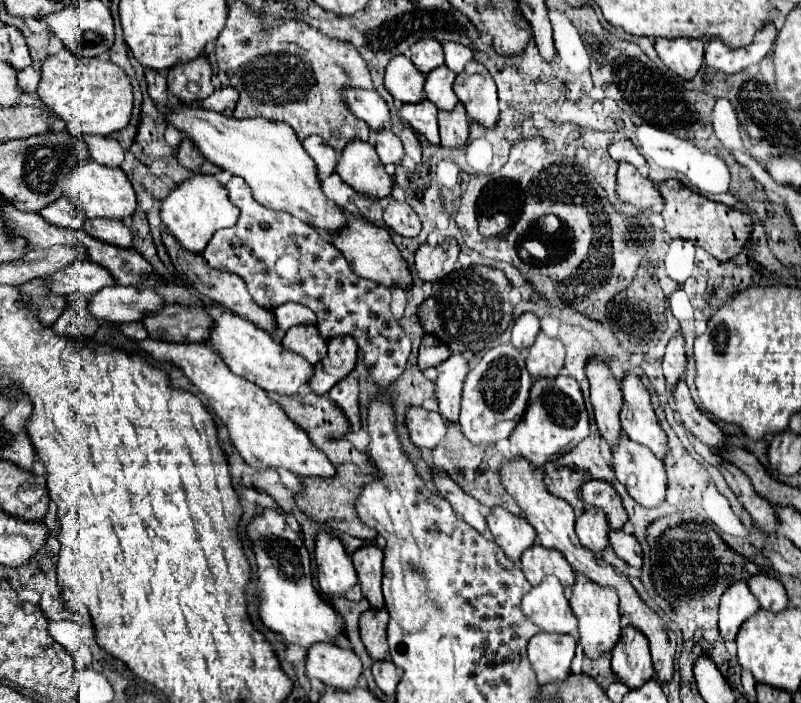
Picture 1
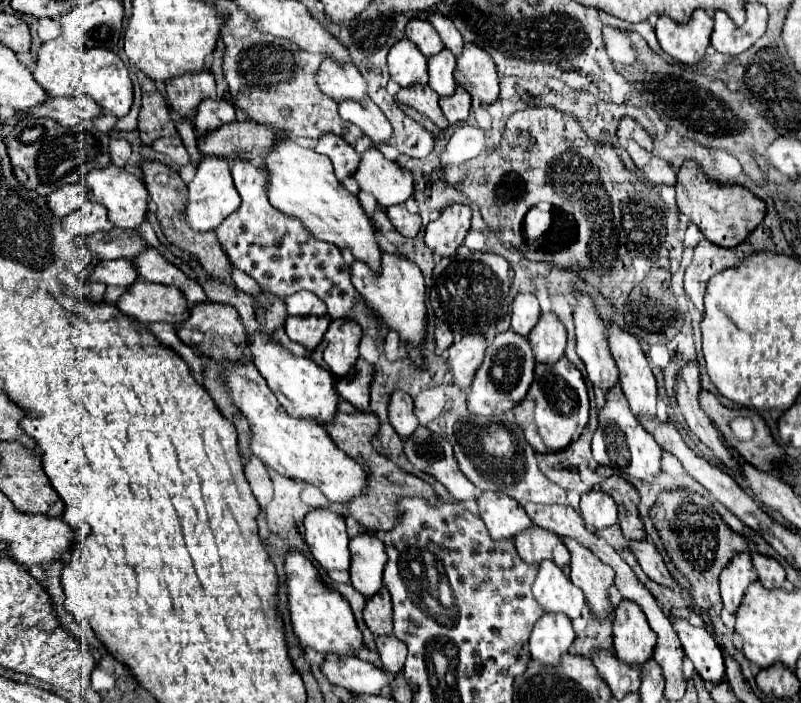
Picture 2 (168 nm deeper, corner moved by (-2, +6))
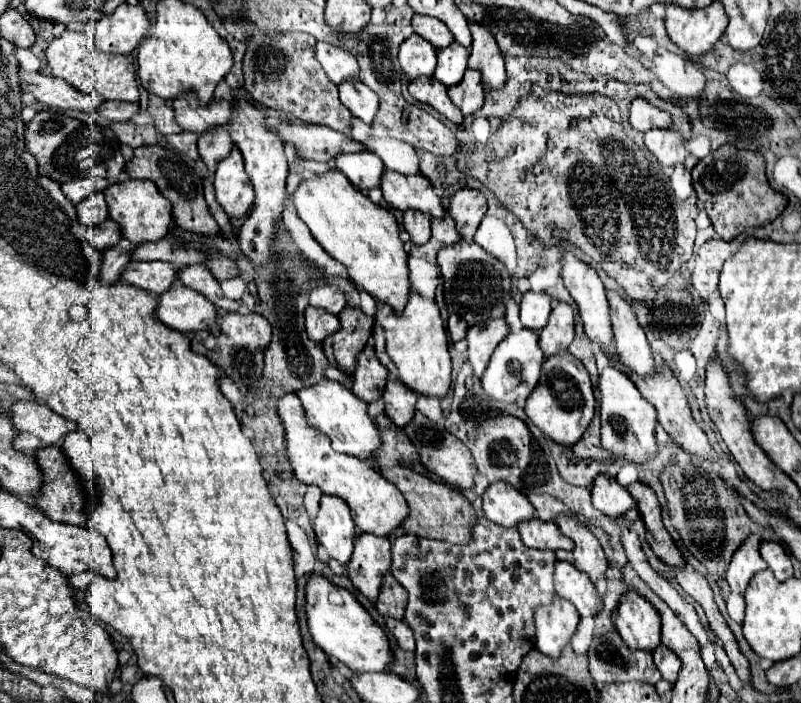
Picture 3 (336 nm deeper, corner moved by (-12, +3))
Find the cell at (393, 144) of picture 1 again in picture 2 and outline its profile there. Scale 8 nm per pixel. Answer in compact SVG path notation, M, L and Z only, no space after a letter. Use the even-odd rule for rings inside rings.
M346 98L344 102L338 102L338 110L344 120L362 128L362 132L372 138L374 144L386 142L392 134L390 122L370 98L364 98L364 102L352 102Z

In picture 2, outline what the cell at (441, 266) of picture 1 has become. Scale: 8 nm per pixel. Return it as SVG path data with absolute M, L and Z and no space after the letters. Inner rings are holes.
M450 204L442 210L440 218L426 226L426 244L434 254L452 256L456 248L464 242L470 230L472 210L466 204Z

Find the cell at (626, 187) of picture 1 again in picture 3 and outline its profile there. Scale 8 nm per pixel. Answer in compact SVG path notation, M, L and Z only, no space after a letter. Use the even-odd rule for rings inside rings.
M652 129L650 133L644 135L644 145L658 159L662 167L684 165L686 169L692 169L698 163L698 159L694 159L684 149L684 139L674 131Z

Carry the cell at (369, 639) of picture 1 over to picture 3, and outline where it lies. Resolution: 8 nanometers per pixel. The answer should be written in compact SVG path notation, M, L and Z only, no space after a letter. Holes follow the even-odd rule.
M388 573L382 583L382 593L376 599L376 609L380 615L388 615L394 619L402 619L406 607L406 591L398 581Z

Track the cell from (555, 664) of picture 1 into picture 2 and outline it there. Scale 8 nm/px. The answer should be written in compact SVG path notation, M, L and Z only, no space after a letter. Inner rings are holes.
M544 614L530 634L530 654L542 664L560 664L560 656L574 642L574 628L564 614Z

